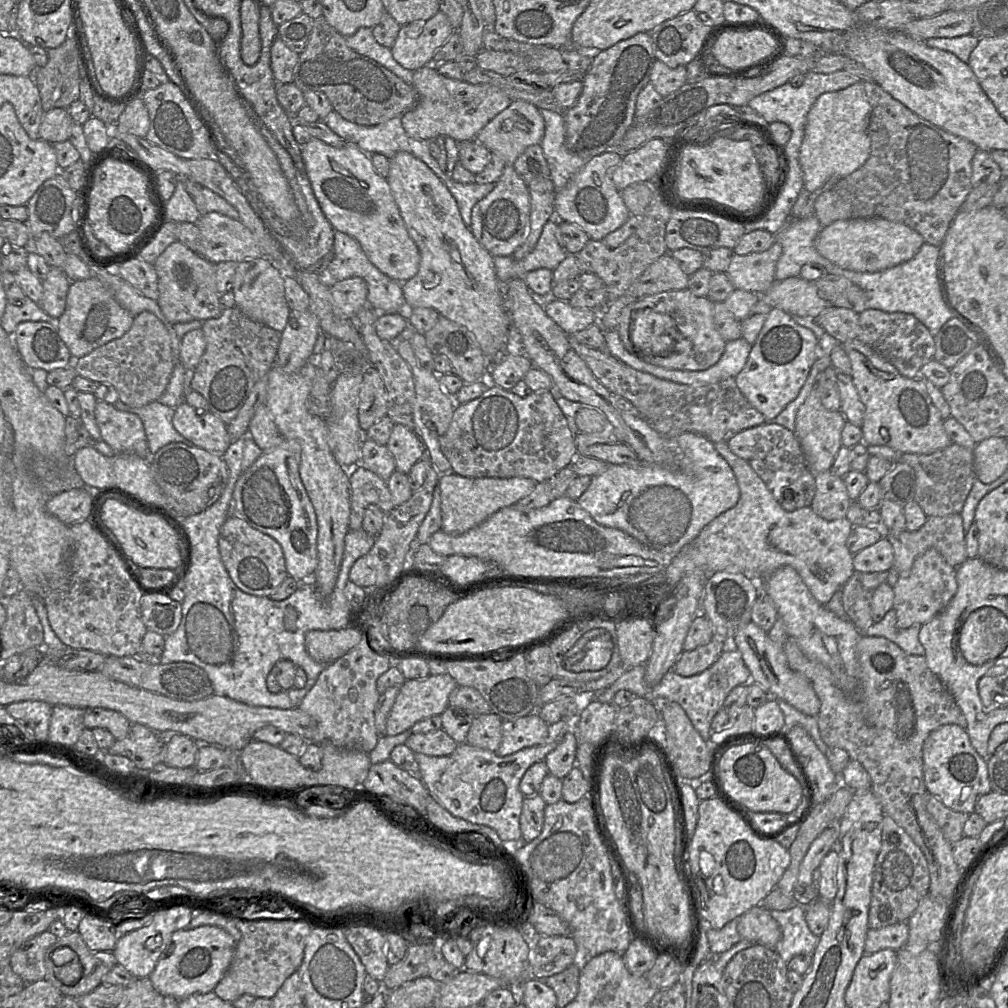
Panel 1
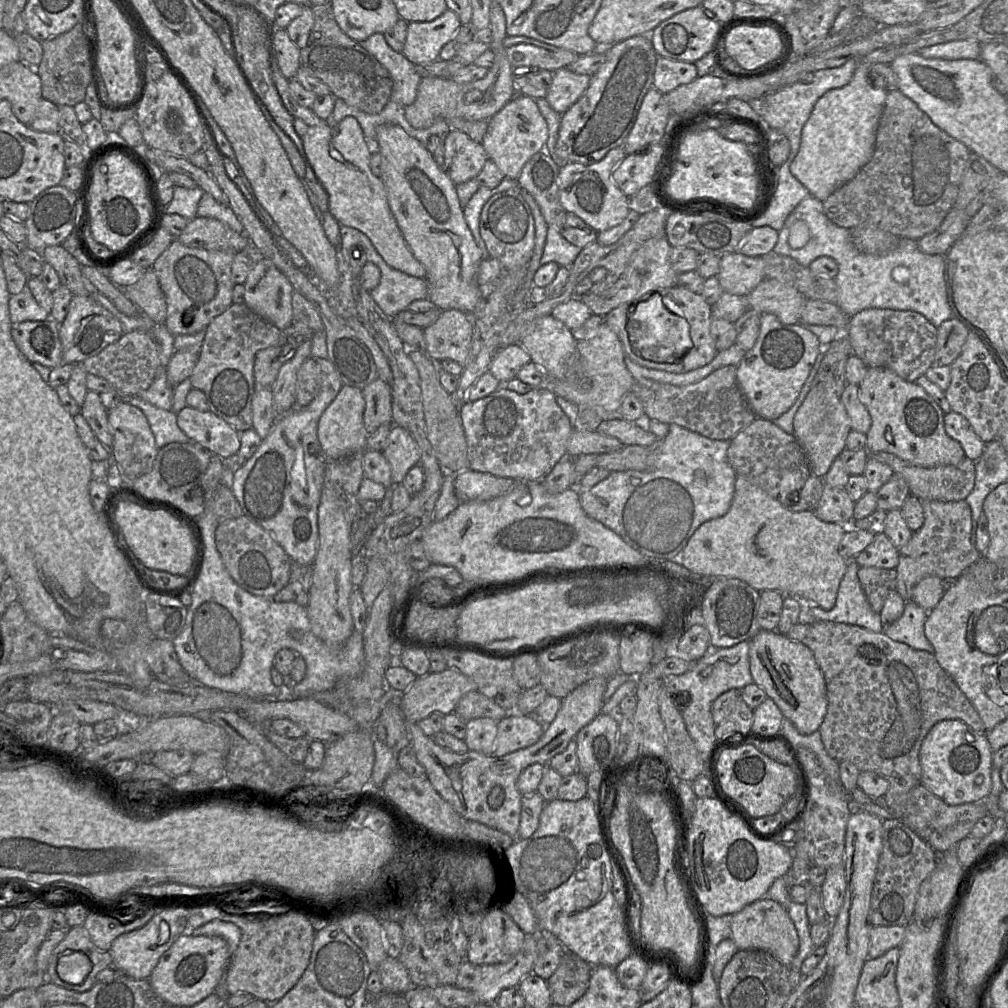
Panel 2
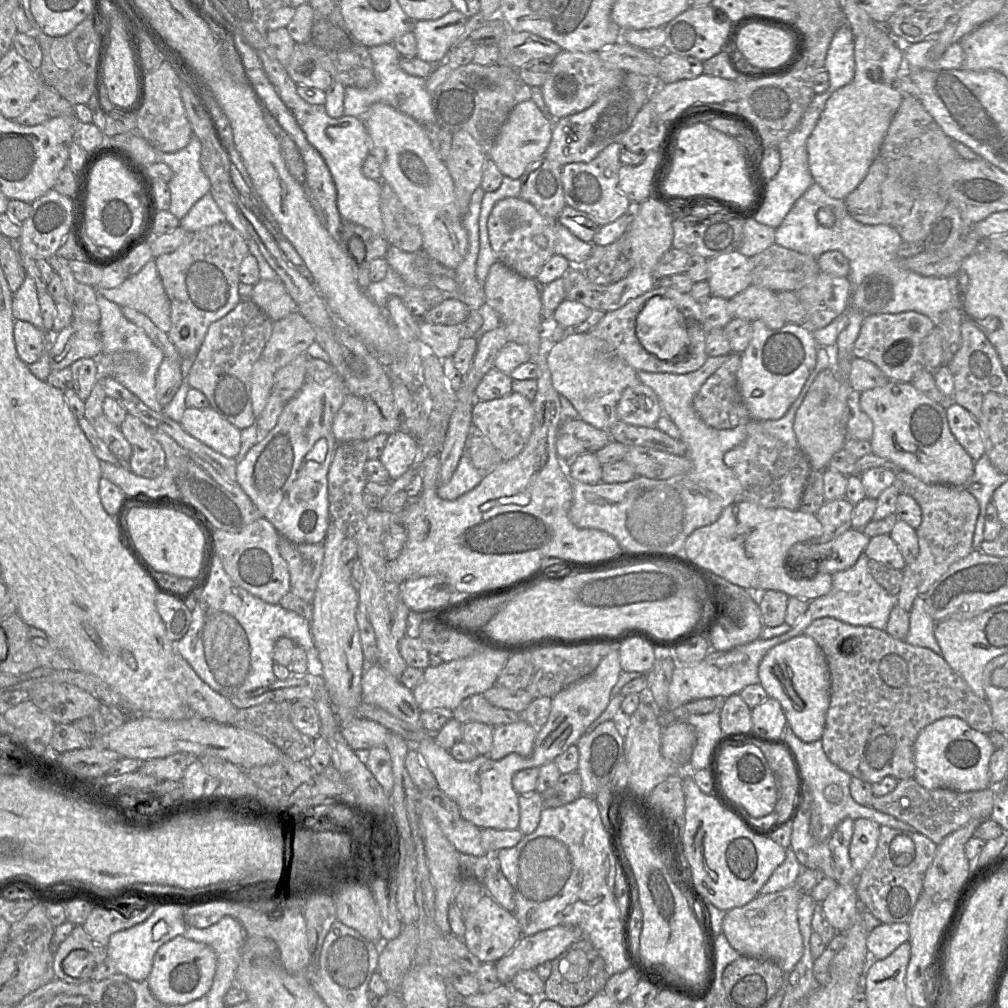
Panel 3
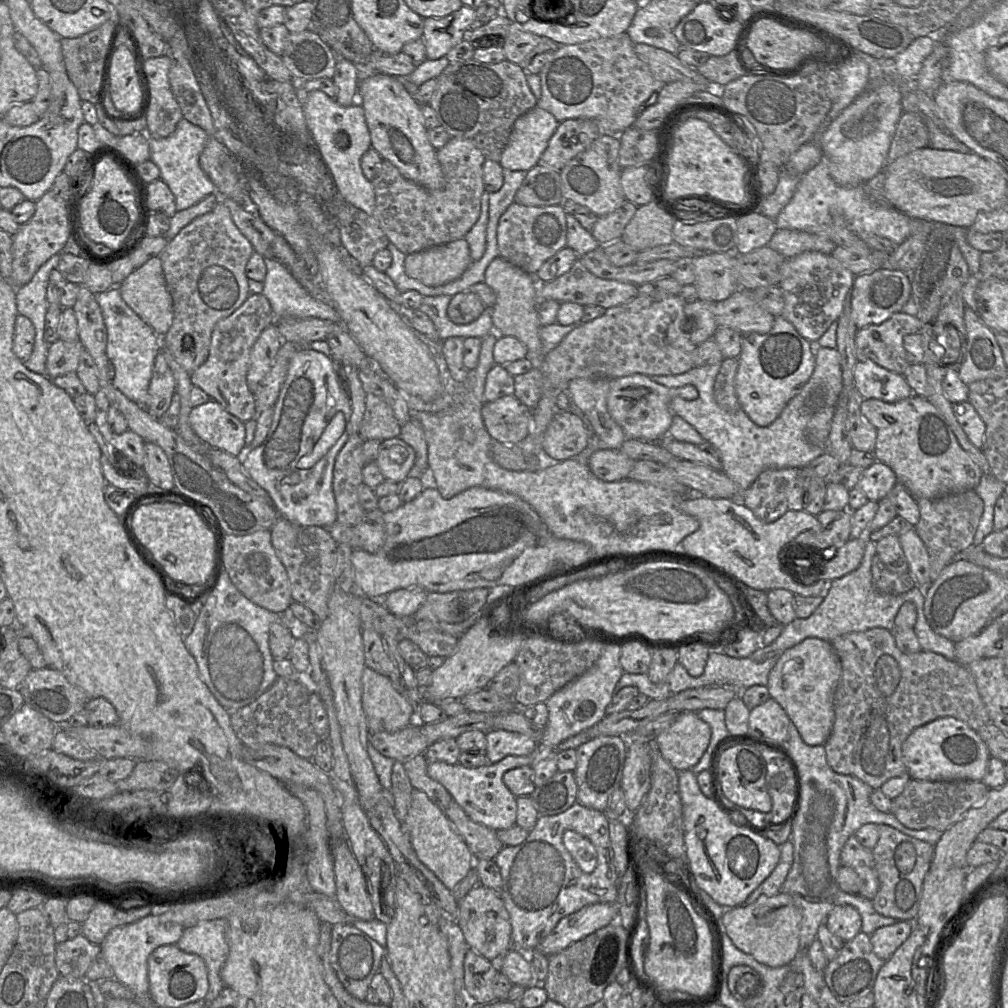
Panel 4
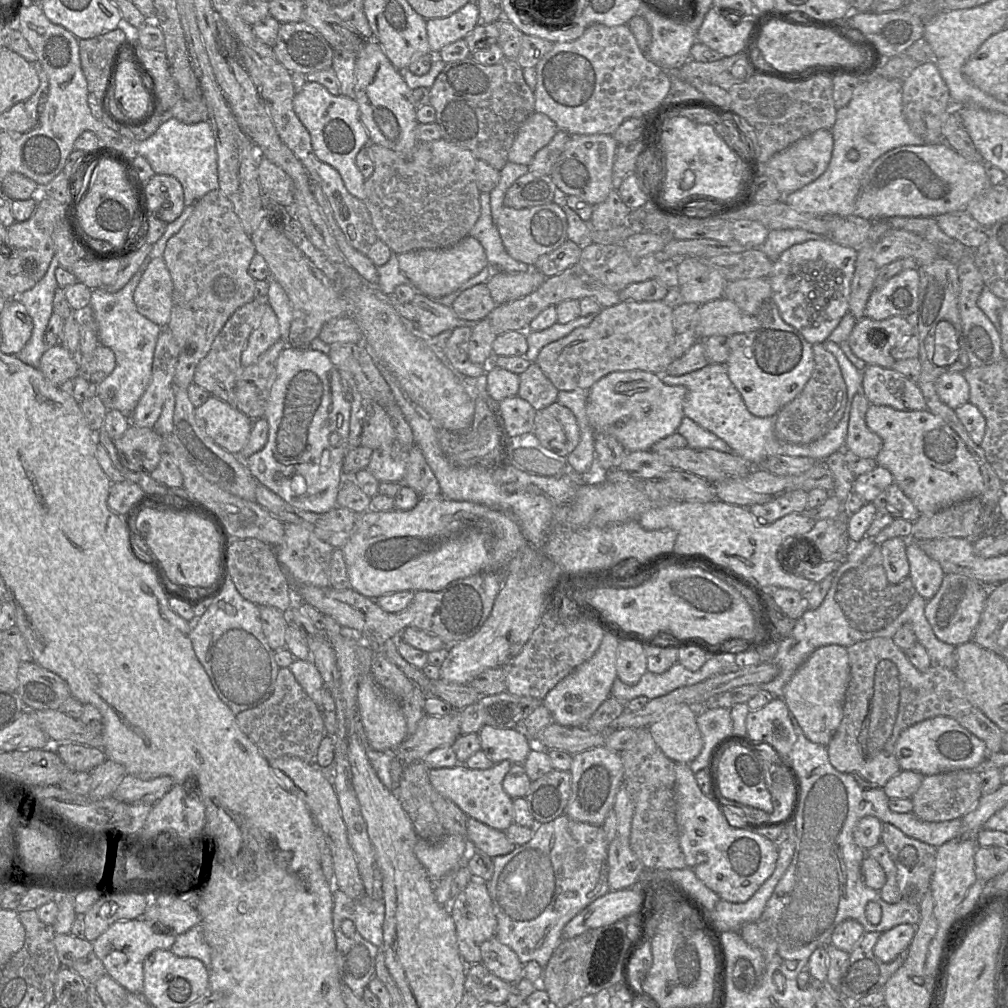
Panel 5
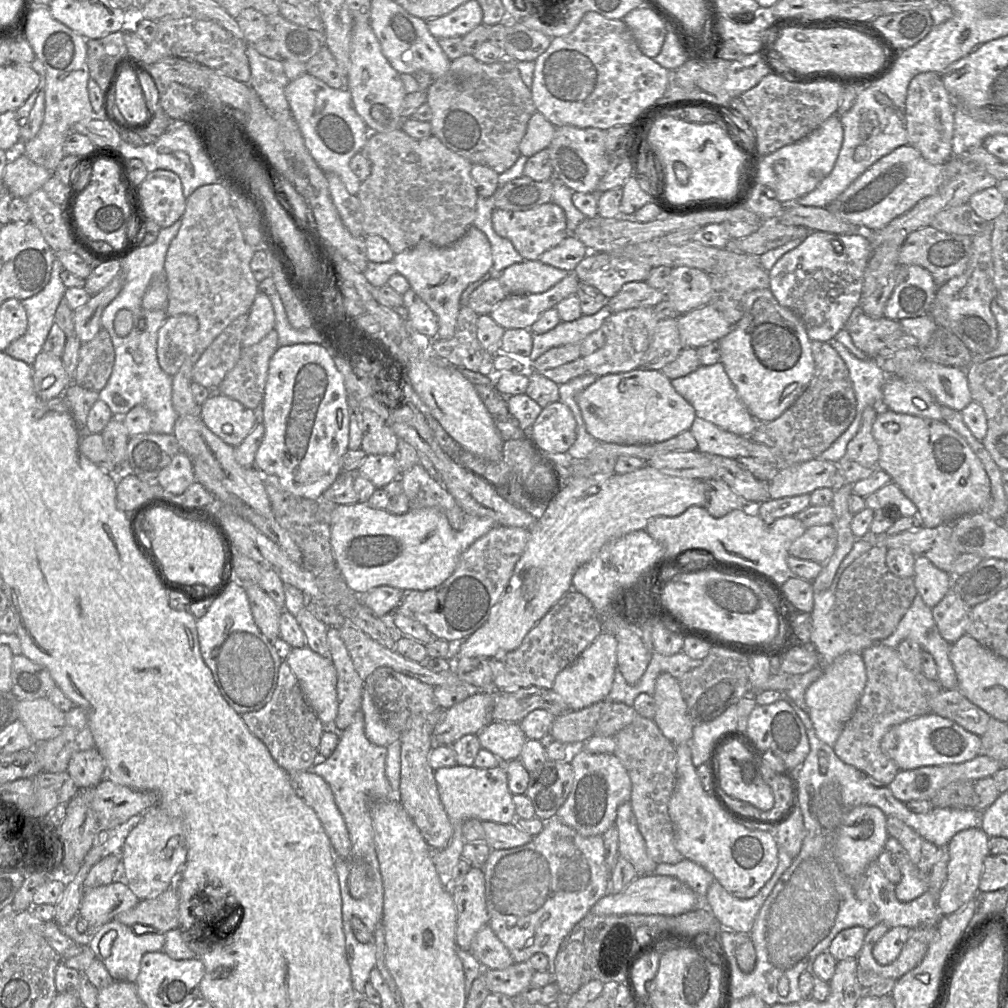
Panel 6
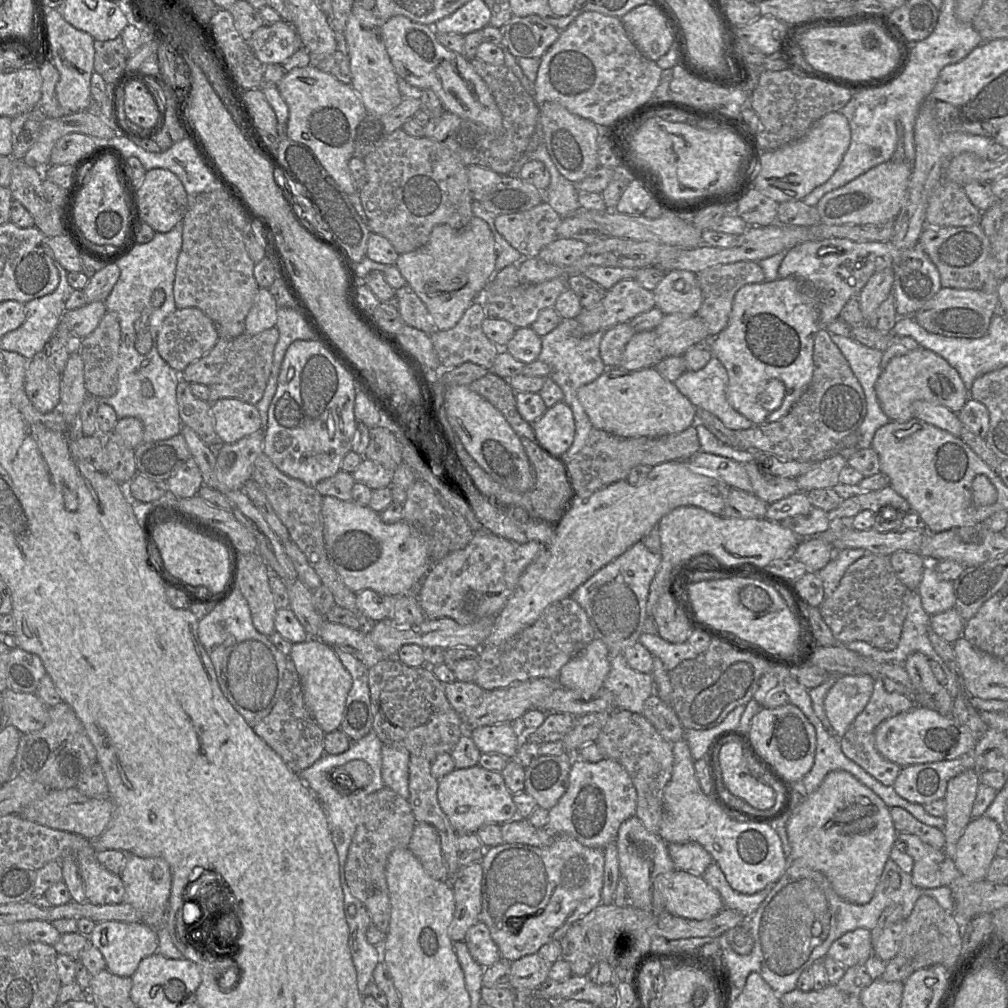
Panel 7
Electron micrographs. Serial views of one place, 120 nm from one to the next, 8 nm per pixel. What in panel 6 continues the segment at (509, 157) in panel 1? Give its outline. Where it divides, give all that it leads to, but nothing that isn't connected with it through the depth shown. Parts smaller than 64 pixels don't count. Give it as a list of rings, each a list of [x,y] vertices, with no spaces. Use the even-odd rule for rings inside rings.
[[[536,110],[530,118],[526,133],[520,142],[520,154],[529,158],[537,152],[548,148],[555,130],[556,127]]]

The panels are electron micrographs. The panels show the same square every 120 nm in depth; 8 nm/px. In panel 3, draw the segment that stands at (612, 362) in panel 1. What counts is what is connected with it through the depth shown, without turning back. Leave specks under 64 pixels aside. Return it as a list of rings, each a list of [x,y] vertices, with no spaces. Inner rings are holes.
[[[730,353],[724,362],[702,385],[693,400],[693,406],[699,417],[708,426],[718,429],[733,429],[747,424],[752,417],[739,391],[737,372],[741,364],[741,355]]]

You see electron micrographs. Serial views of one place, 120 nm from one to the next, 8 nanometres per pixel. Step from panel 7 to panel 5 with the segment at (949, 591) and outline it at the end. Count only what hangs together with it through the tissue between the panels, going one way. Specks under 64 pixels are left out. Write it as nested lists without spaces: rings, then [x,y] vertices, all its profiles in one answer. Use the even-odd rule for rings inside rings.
[[[913,539],[907,540],[906,555],[910,567],[909,577],[916,592],[925,600],[930,600],[938,592],[945,576],[942,567]]]

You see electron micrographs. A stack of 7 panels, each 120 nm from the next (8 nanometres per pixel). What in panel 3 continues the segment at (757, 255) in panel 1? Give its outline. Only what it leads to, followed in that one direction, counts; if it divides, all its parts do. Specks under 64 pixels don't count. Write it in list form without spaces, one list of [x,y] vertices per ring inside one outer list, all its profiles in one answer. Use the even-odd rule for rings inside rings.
[[[738,250],[708,259],[708,279],[712,296],[726,300],[752,285],[750,259]]]

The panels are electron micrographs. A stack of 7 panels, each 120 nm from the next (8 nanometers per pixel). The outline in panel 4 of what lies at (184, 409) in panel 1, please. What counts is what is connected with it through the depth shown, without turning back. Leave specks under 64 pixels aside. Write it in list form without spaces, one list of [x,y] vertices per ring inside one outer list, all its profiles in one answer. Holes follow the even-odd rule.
[[[213,399],[192,408],[189,421],[195,433],[210,447],[240,458],[249,448],[245,444],[245,423]]]

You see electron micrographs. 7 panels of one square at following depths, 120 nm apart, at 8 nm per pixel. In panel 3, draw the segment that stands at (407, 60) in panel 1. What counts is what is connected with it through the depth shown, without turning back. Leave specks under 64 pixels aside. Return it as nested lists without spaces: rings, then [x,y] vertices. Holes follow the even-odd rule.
[[[452,9],[439,19],[417,21],[412,30],[417,43],[416,57],[431,65],[445,61],[451,43],[467,20],[463,13]]]

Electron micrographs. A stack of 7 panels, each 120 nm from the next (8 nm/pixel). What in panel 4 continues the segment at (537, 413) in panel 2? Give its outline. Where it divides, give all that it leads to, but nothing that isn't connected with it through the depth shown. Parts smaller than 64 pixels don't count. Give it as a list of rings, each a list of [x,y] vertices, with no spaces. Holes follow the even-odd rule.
[[[514,395],[485,402],[481,414],[490,437],[503,444],[517,444],[530,433],[532,409]]]

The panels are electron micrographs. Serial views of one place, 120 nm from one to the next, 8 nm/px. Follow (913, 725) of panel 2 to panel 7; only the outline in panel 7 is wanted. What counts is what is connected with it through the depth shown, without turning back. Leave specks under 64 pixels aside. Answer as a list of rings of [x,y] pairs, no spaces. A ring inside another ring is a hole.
[[[875,679],[873,692],[867,705],[850,724],[845,734],[839,739],[842,752],[882,784],[893,786],[902,768],[896,763],[887,760],[876,749],[874,732],[876,727],[884,720],[908,711],[915,706],[906,696],[897,692],[888,692],[883,681],[881,679]]]

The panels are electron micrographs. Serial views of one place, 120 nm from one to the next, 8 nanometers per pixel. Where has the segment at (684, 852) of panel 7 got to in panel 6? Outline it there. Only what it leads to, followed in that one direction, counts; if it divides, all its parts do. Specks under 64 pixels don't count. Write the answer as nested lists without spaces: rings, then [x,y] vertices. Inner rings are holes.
[[[685,858],[676,864],[657,864],[654,874],[674,877],[686,884],[702,898],[704,898],[708,888],[715,881],[710,872]]]

